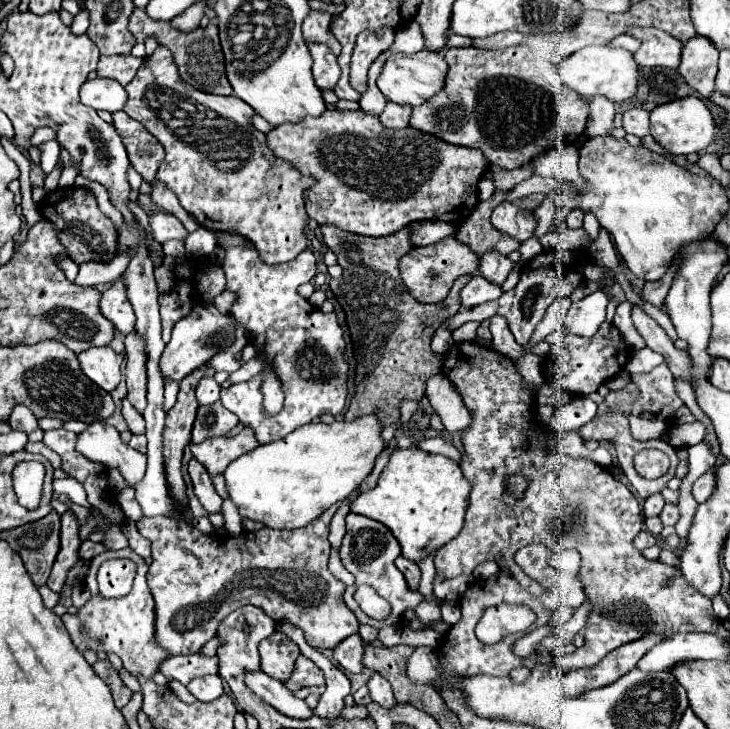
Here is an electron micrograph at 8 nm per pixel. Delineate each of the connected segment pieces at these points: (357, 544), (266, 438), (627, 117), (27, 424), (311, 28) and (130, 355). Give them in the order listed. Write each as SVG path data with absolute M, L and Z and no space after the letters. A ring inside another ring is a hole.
M348 513L348 517L346 517L346 535L344 535L344 541L342 541L342 547L340 547L340 559L342 559L344 567L356 577L356 583L346 589L344 601L346 601L346 605L354 611L354 615L358 617L360 623L368 623L368 625L372 625L372 627L376 627L376 629L386 627L386 625L400 623L404 609L414 609L414 607L422 601L420 593L418 593L418 591L410 591L408 585L406 585L406 581L404 581L404 575L396 569L394 559L396 559L398 555L400 555L400 545L398 545L398 541L396 541L396 537L390 533L390 529L386 529L386 525L382 525L382 523L374 521L374 519L356 515L356 513ZM362 583L374 587L376 593L378 593L380 597L384 597L384 599L390 603L392 611L390 611L390 615L388 615L386 619L376 621L376 619L368 617L366 613L362 613L362 609L360 609L358 603L354 601L354 591L356 591L356 587L362 585Z
M246 247L226 249L222 263L226 273L226 291L236 295L230 313L250 333L250 345L256 349L256 359L262 361L262 371L250 381L222 389L220 401L230 409L244 427L250 427L260 443L270 443L286 437L300 425L312 423L324 413L340 415L346 405L348 363L344 361L344 331L338 325L336 313L322 313L308 299L298 293L300 283L312 281L316 275L316 257L310 249L302 251L296 259L268 265L256 251ZM264 373L274 373L286 395L284 407L276 415L268 415L262 405Z
M628 109L624 113L624 129L626 133L638 135L638 137L646 137L650 133L650 121L648 121L648 111L644 109Z
M16 405L12 409L12 415L10 415L8 423L10 423L12 429L26 431L26 433L32 433L38 427L38 419L34 417L34 413L26 405Z
M312 9L312 11L306 15L304 23L302 23L304 39L308 39L308 41L318 41L318 43L328 43L330 49L334 51L334 55L340 55L342 46L339 41L336 41L336 39L328 33L328 27L330 27L330 13Z
M134 331L126 335L126 383L128 401L138 413L146 409L146 367L142 367L142 349L138 349L138 337Z

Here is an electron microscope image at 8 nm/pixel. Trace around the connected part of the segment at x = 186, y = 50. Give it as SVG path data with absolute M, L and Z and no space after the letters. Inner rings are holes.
M134 9L134 13L130 15L130 21L128 21L128 31L134 35L136 41L144 41L148 35L156 35L158 43L166 45L174 53L174 59L176 59L178 69L180 69L180 75L182 75L182 79L186 83L190 83L196 89L206 91L206 93L232 95L232 87L230 87L230 83L226 79L226 71L224 71L224 53L220 49L218 19L216 17L210 19L210 23L208 23L206 29L198 27L192 33L182 33L182 31L170 27L170 23L152 21L150 17L146 17L144 9Z

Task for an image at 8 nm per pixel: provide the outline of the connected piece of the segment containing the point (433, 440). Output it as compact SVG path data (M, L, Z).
M436 435L436 437L430 437L430 439L424 439L424 441L420 441L420 443L418 443L418 447L420 447L420 449L424 449L424 451L442 453L442 455L450 457L450 459L452 459L452 461L456 461L456 463L460 463L460 461L462 461L462 453L456 449L456 445L454 445L450 439L442 437L442 435Z

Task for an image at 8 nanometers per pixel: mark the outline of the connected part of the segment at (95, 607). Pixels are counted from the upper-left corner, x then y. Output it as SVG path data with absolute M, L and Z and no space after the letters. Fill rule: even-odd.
M130 547L122 549L122 551L104 551L100 555L96 555L90 565L88 565L88 573L84 577L86 587L90 589L90 601L78 609L76 615L62 615L62 621L66 625L66 631L70 633L72 643L76 645L76 649L80 653L84 653L86 649L92 649L94 653L98 651L106 651L106 653L116 653L122 663L124 669L134 675L134 677L152 677L158 671L158 661L164 661L164 657L168 655L162 647L156 645L154 641L154 599L152 593L146 585L146 573L148 573L148 565L146 561L136 555ZM112 557L128 557L138 565L138 573L132 585L132 591L126 597L118 597L118 599L106 599L100 595L98 585L96 585L96 571L102 565L102 561L112 559Z

